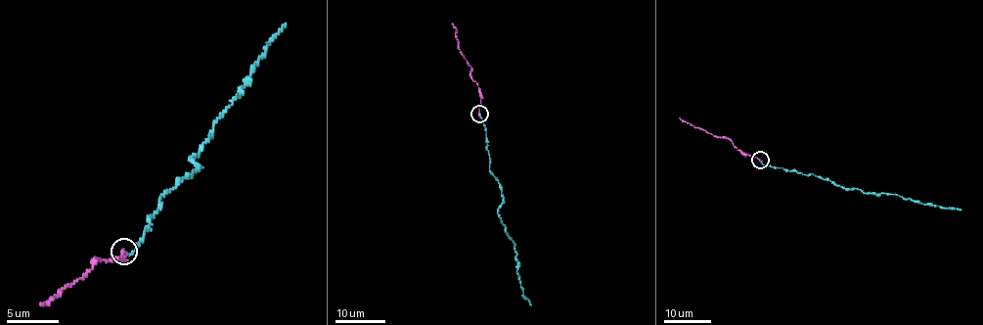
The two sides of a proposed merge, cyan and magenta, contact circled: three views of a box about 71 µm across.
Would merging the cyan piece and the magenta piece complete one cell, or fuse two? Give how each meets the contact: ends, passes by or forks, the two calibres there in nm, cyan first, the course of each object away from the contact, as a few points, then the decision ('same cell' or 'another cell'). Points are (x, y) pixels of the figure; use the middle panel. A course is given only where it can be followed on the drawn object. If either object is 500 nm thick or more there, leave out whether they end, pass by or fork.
cyan ends | magenta ends | 200/240 nm | cyan via (479, 113), (489, 171), (501, 191), (497, 212), (513, 242), (523, 298), (531, 305) | magenta via (479, 113), (481, 92), (459, 46), (452, 23) | same cell

